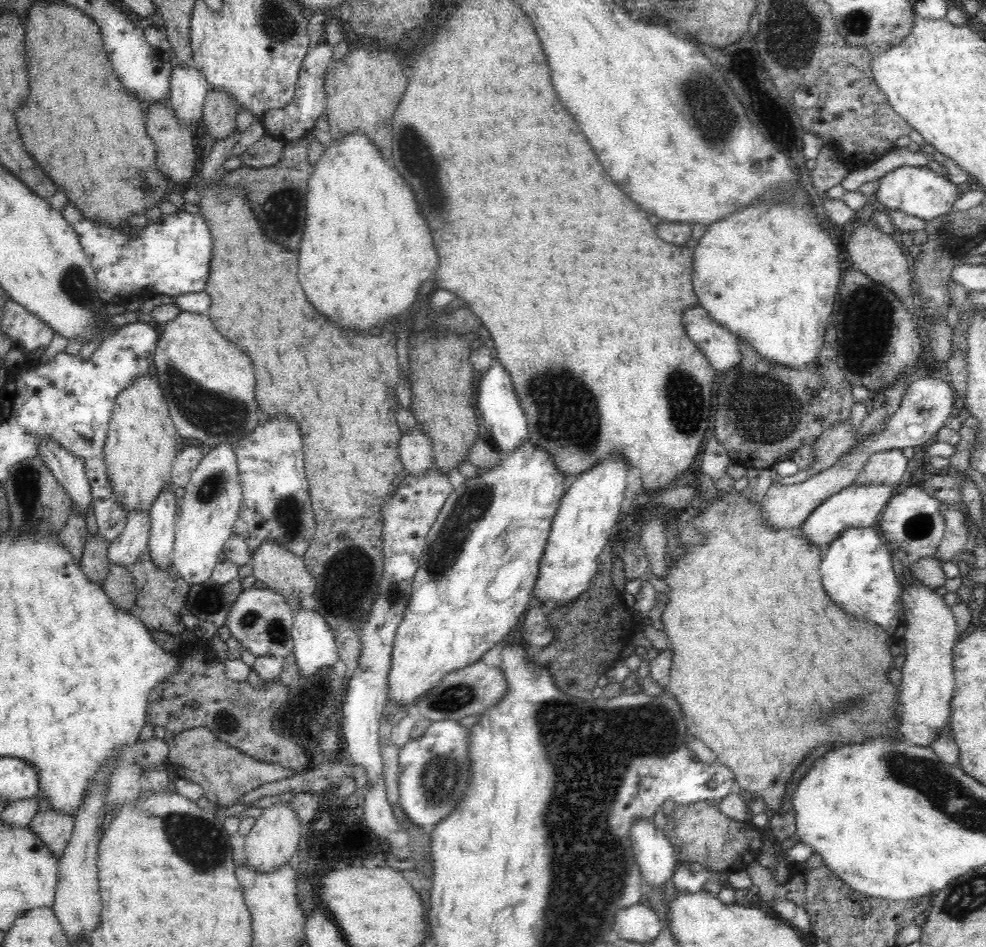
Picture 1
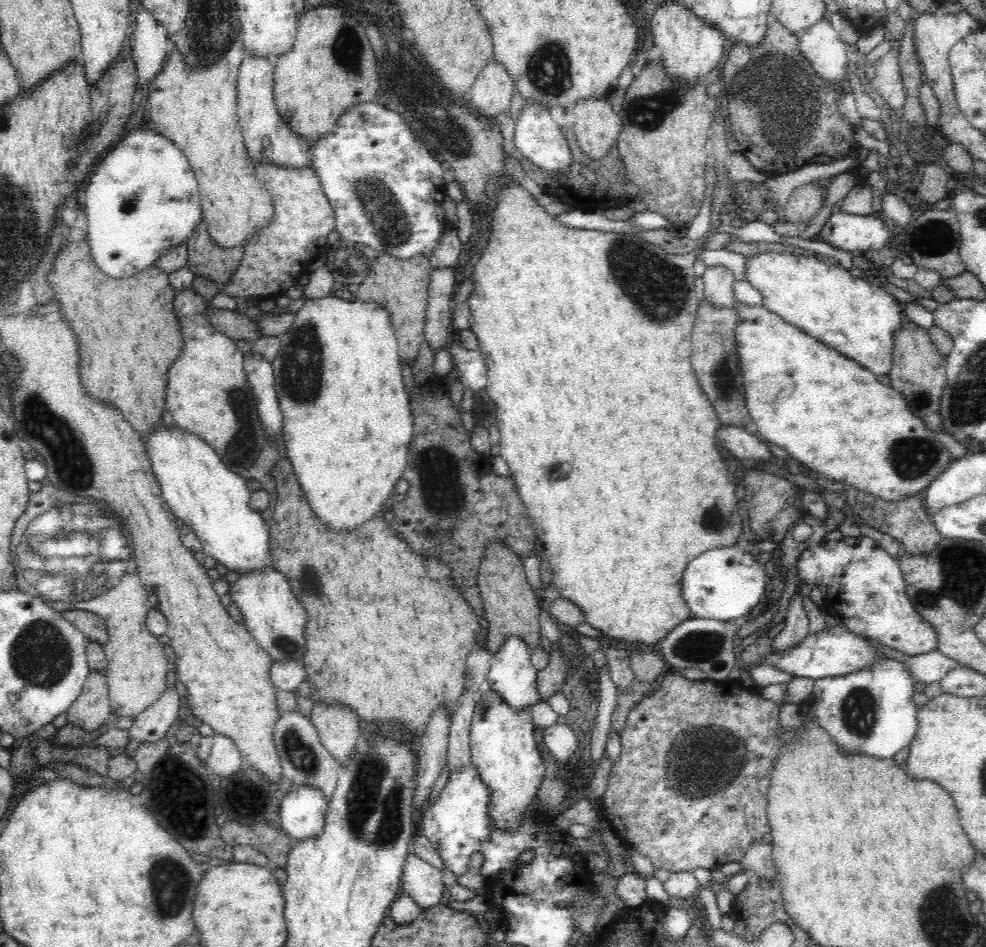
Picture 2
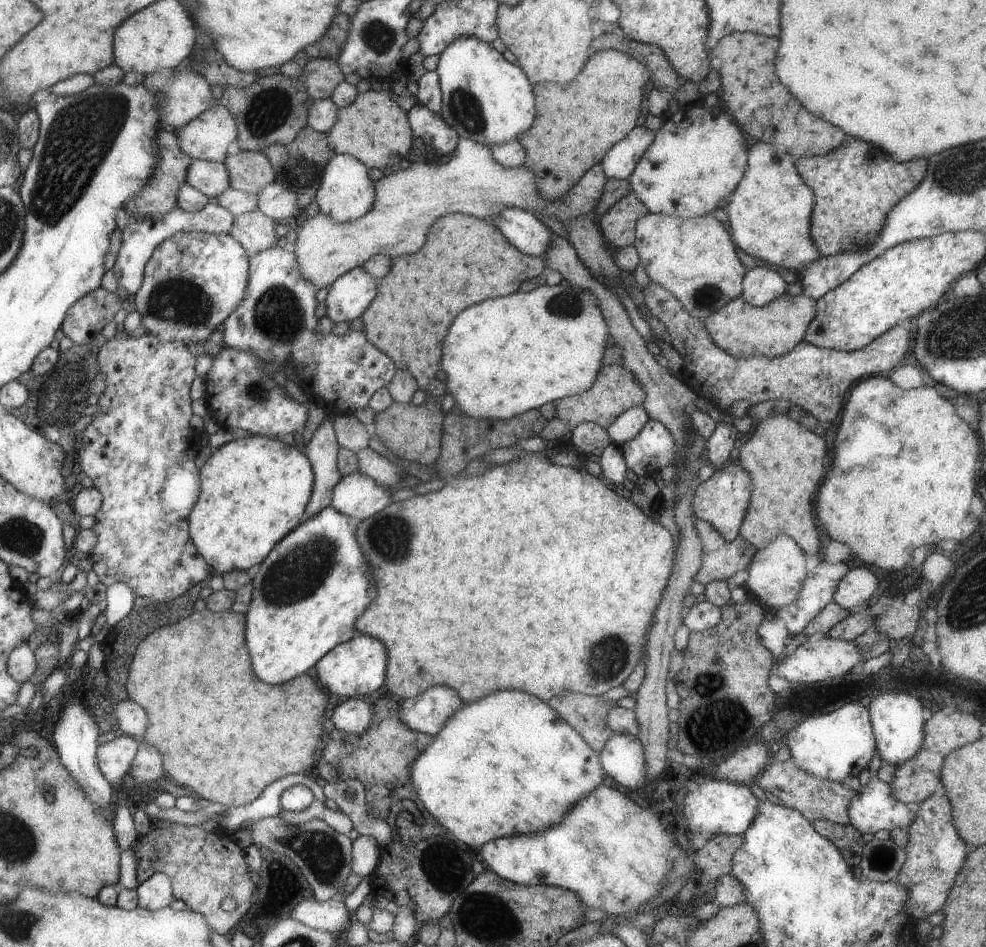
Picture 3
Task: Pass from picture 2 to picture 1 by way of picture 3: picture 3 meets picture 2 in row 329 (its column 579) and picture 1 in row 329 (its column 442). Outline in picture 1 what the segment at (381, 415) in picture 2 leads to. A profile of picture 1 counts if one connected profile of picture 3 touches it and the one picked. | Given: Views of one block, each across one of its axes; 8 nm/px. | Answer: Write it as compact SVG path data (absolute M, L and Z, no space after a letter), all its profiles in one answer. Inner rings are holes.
M363 131L349 133L348 136L341 137L336 140L326 152L318 160L318 166L314 167L314 174L310 174L307 184L308 200L308 218L306 218L306 230L304 230L304 238L300 244L300 284L304 288L304 294L308 296L308 300L312 300L312 306L318 312L324 312L324 316L328 316L328 320L336 320L336 324L344 324L344 328L372 328L372 326L380 326L384 324L384 320L392 320L394 316L406 315L415 306L420 298L418 292L424 281L432 279L432 274L438 265L438 256L432 248L432 238L430 238L430 230L426 226L426 222L420 216L418 204L412 196L410 186L402 180L402 176L384 164L382 155L378 148L371 143L371 140L363 133Z

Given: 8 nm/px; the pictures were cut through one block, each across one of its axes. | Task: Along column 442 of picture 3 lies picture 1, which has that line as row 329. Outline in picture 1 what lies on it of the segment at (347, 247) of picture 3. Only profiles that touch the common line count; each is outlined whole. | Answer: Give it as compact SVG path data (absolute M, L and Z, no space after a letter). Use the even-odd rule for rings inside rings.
M181 312L174 320L168 321L158 338L152 366L155 367L164 401L168 404L169 414L180 439L194 438L200 442L201 447L214 447L222 442L237 445L260 424L260 412L254 402L252 362L244 352L240 352L234 344L216 332L208 314Z

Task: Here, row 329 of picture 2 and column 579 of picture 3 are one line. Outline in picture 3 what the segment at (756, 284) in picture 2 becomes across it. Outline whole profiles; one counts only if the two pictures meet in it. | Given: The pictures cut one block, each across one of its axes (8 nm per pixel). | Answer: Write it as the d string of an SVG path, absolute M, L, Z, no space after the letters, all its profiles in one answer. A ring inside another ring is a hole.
M602 784L576 802L560 823L529 835L494 838L478 852L484 867L491 869L501 879L518 885L551 885L572 890L589 908L601 909L607 913L607 917L615 915L619 919L626 914L636 914L638 906L661 893L661 883L664 879L668 881L670 876L668 850L672 846L672 834L666 832L666 828L648 808L638 806L616 788Z

